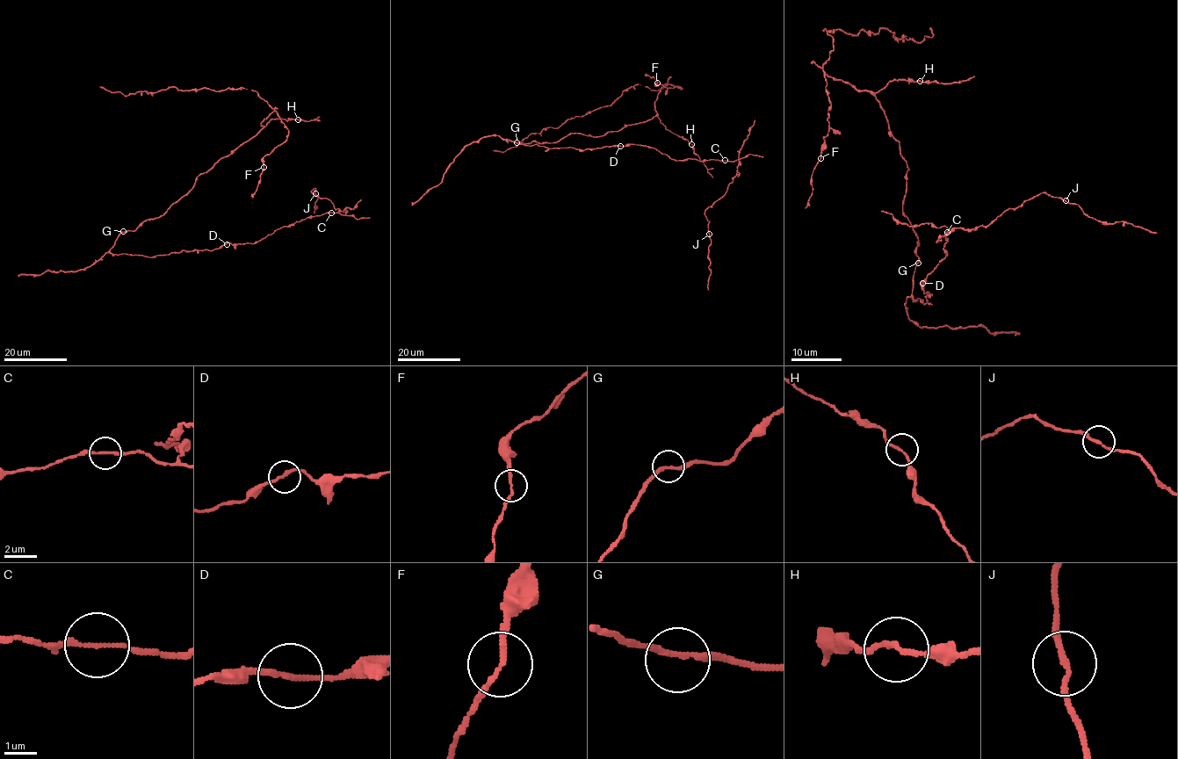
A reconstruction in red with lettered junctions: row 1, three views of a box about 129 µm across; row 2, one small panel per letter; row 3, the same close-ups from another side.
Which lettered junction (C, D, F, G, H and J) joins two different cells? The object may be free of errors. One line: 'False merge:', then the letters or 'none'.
False merge: none

